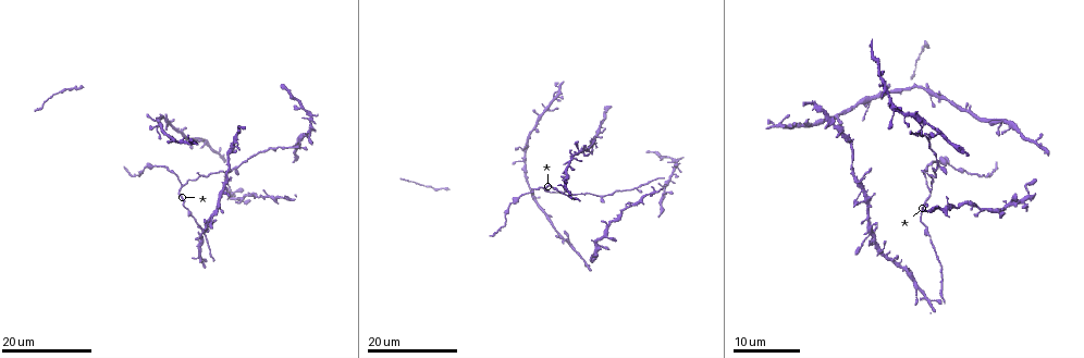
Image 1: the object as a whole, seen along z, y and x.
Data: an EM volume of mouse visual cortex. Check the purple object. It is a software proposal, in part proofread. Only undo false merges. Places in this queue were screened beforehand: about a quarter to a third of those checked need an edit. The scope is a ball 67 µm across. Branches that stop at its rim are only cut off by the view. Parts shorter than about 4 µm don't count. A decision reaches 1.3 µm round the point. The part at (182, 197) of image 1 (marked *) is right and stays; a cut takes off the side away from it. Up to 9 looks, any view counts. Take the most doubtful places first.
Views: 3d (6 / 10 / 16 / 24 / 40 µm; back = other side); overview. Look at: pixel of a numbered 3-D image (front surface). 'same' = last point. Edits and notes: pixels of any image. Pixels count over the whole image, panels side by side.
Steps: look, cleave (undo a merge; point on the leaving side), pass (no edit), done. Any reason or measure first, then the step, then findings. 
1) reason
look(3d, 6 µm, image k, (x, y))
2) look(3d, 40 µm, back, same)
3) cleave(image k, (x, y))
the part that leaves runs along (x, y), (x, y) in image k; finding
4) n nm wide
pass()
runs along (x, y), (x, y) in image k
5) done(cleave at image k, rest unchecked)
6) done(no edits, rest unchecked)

a fork
look(3d, 24 µm, image 1, (523, 160))

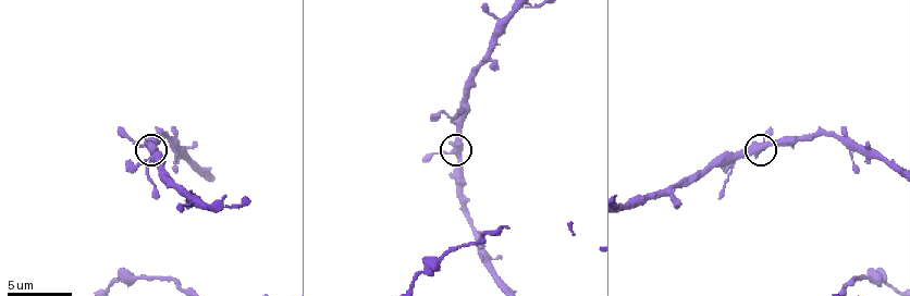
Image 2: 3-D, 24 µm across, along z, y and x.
zoom in
look(3d, 6 µm, image 2, (145, 147))

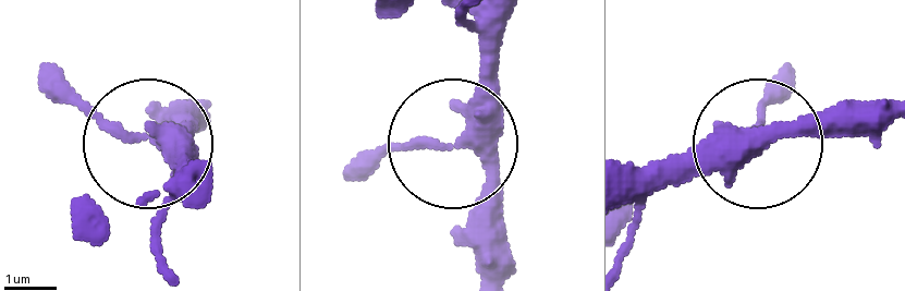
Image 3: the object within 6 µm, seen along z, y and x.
other side
look(3d, 6 µm, back, image 3, (144, 140))

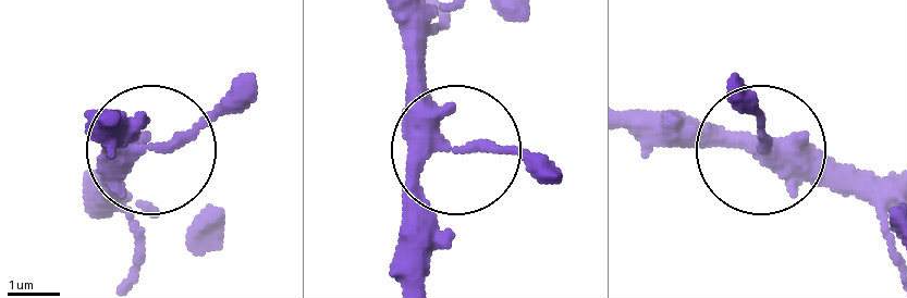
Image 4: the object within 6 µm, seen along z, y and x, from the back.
side arm 23 µm
pass()
all the same neuron

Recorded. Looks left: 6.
three arms meet
look(3d, 24 µm, image 1, (928, 188))

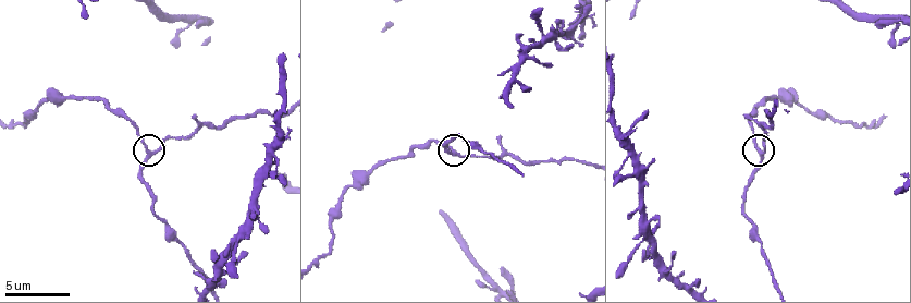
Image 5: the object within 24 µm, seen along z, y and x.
closer look
look(3d, 6 µm, image 5, (149, 152))

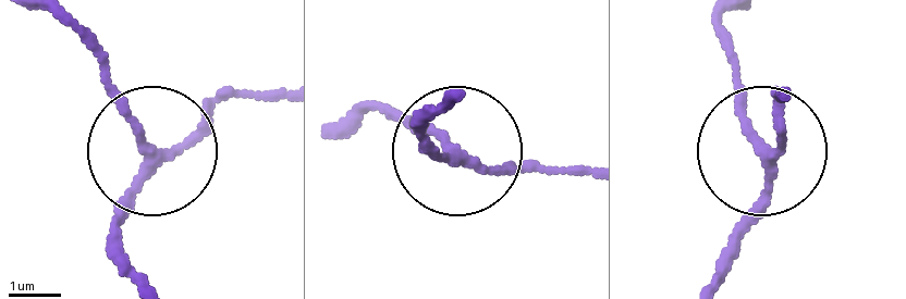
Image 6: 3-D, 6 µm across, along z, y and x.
pass()
runs along (152, 285), (122, 246), (122, 207), (157, 160), (256, 90) in image 6; continuous, no second neuron

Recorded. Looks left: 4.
look(3d, 10 µm, image 5, (351, 184))

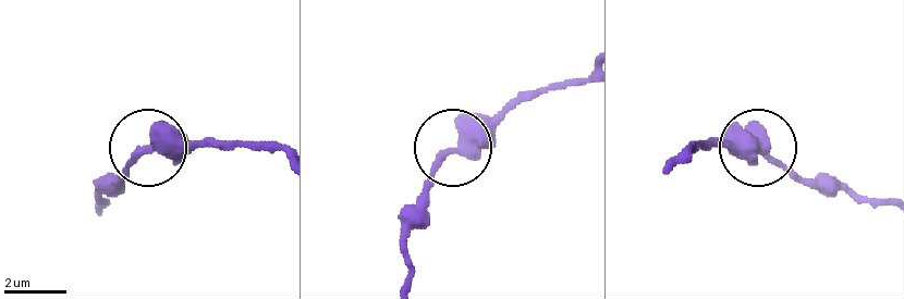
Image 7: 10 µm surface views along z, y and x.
pass()
runs along (586, 79), (516, 98), (410, 204) in image 7; all the same neuron

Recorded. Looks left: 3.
done(no edits, rest unchecked)

